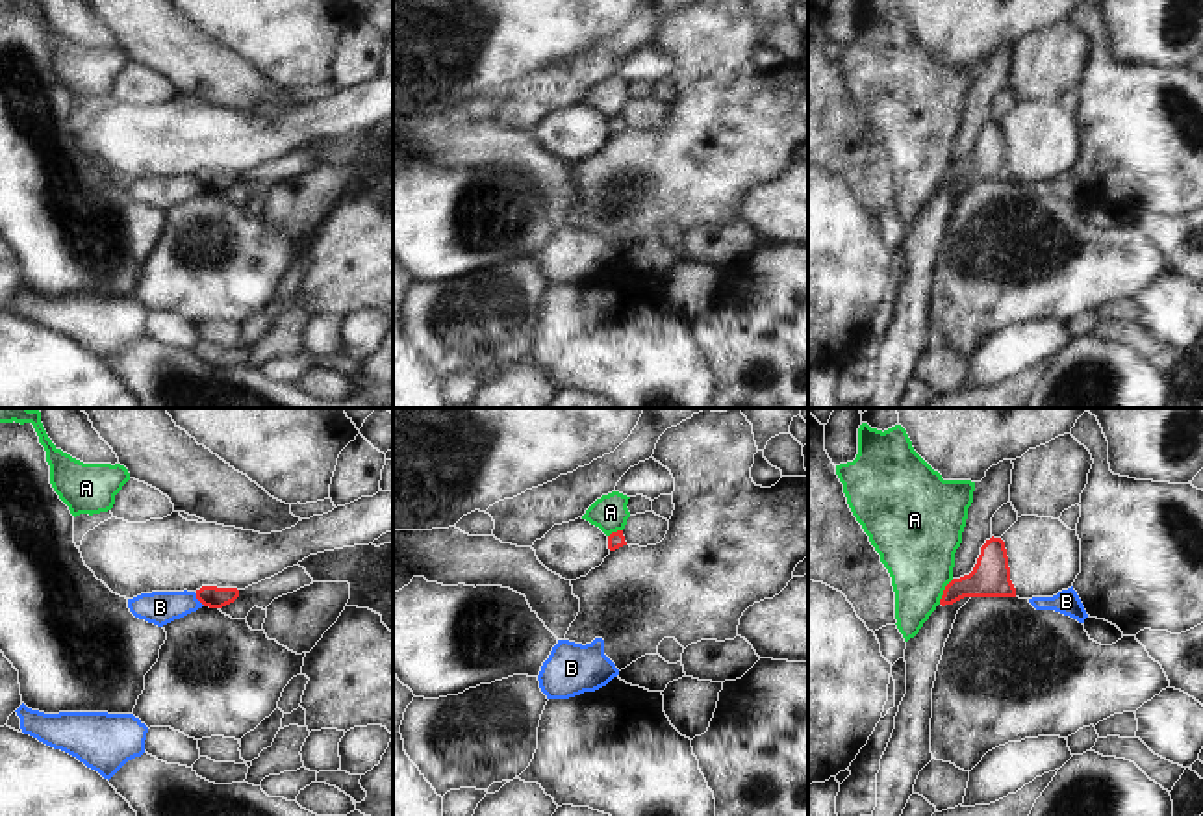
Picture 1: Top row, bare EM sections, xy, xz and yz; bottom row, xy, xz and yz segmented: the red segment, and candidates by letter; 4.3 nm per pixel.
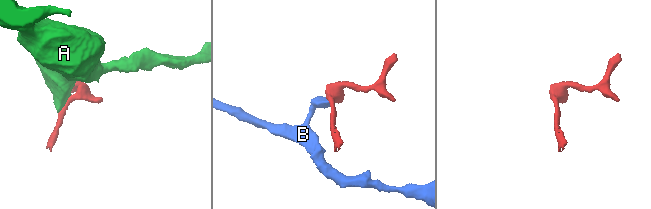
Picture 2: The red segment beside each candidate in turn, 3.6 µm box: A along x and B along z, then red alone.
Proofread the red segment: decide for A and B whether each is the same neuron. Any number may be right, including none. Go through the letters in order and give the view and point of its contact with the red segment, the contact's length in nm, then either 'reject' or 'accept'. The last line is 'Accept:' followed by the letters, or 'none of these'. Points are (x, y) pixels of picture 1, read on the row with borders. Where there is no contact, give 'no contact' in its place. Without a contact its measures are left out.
A: yz (944, 592) | 130 nm | reject
B: xy (199, 599) | 70 nm | reject
Accept: none of these

